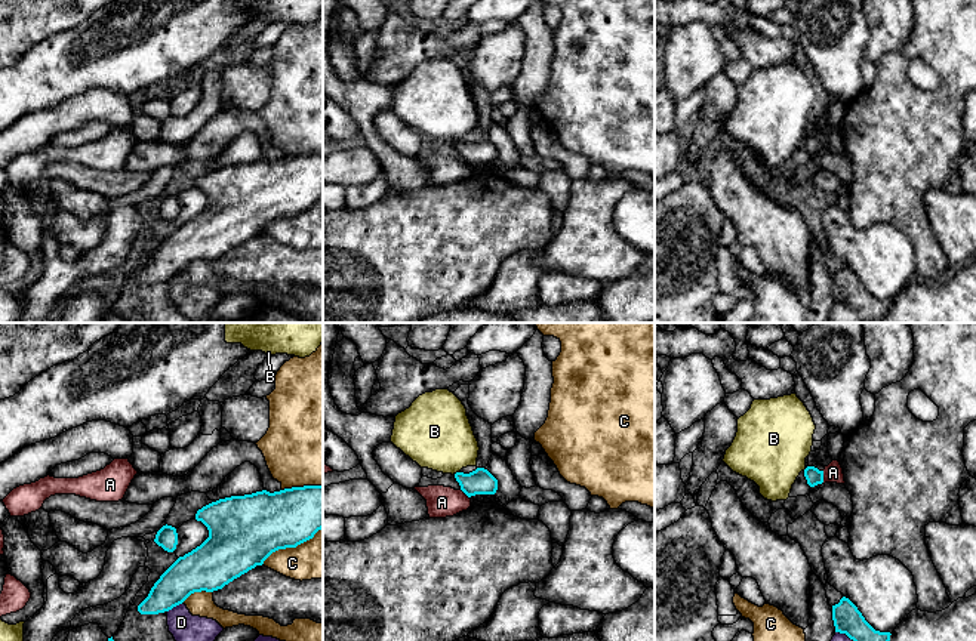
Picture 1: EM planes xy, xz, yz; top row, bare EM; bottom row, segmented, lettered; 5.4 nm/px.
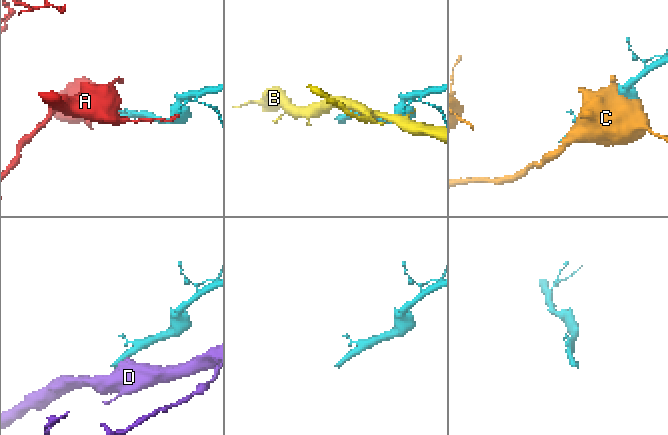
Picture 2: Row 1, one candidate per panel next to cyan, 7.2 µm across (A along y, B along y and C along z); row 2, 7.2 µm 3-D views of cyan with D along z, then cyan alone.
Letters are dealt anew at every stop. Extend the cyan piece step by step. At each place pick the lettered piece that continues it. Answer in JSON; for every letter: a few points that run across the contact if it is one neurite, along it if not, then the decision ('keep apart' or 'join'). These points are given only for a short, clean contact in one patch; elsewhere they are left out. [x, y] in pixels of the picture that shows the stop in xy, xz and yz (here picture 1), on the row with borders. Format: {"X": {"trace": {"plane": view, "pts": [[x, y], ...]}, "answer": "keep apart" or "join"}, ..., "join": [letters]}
{"A": {"trace": {"plane": "yz", "pts": [[824, 471], [821, 483]]}, "answer": "keep apart"}, "B": {"answer": "keep apart"}, "C": {"answer": "keep apart"}, "D": {"answer": "keep apart"}, "join": []}

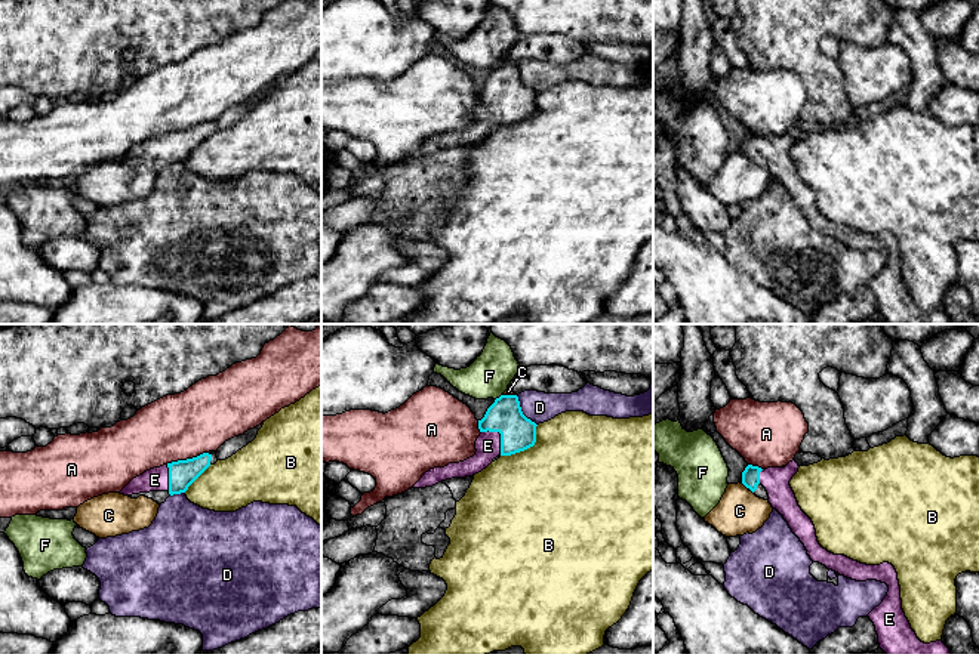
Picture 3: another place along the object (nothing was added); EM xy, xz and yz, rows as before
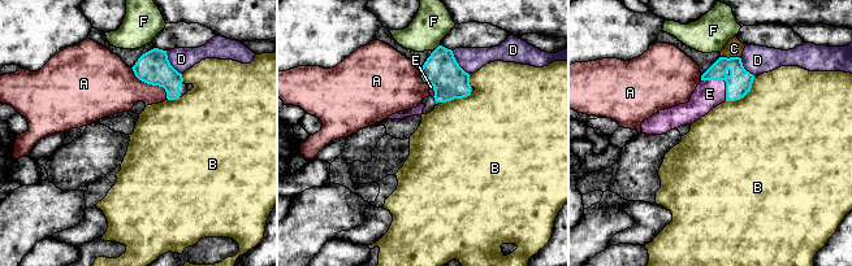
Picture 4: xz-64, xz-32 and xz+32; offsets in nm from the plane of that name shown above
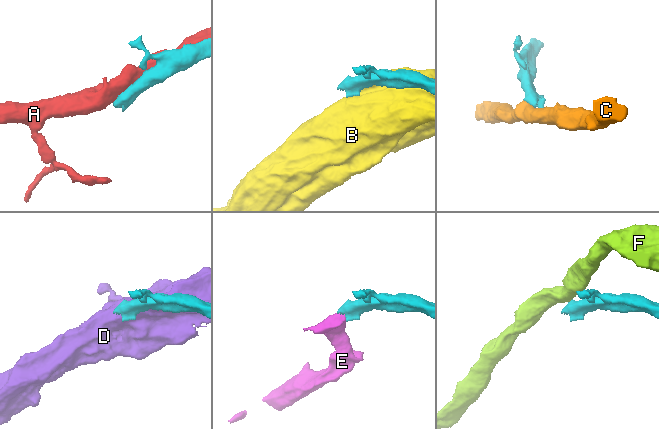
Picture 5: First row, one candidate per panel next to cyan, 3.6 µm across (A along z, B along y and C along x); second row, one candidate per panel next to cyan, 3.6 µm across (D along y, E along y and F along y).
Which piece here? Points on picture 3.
{"A": {"answer": "keep apart"}, "B": {"answer": "keep apart"}, "C": {"trace": {"plane": "yz", "pts": [[742, 483], [747, 489]]}, "answer": "keep apart"}, "D": {"answer": "keep apart"}, "E": {"trace": {"plane": "xz", "pts": [[517, 432], [501, 435], [488, 446]]}, "answer": "join"}, "F": {"answer": "keep apart"}, "join": ["E"]}

